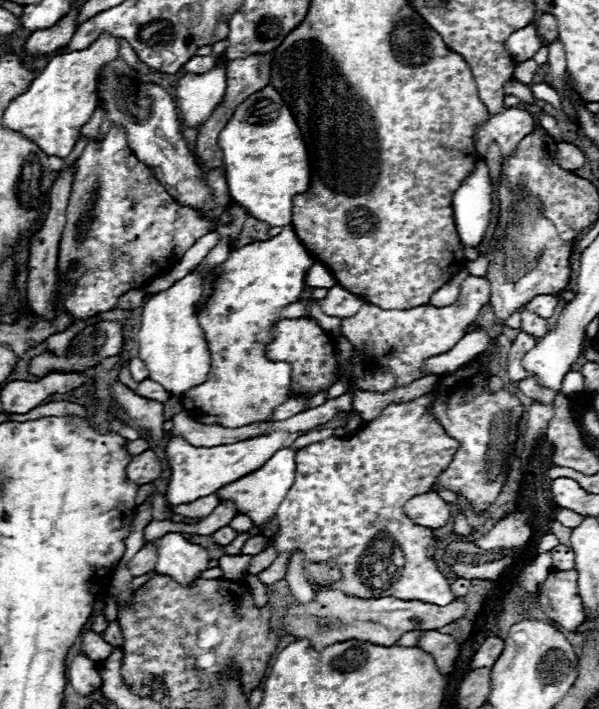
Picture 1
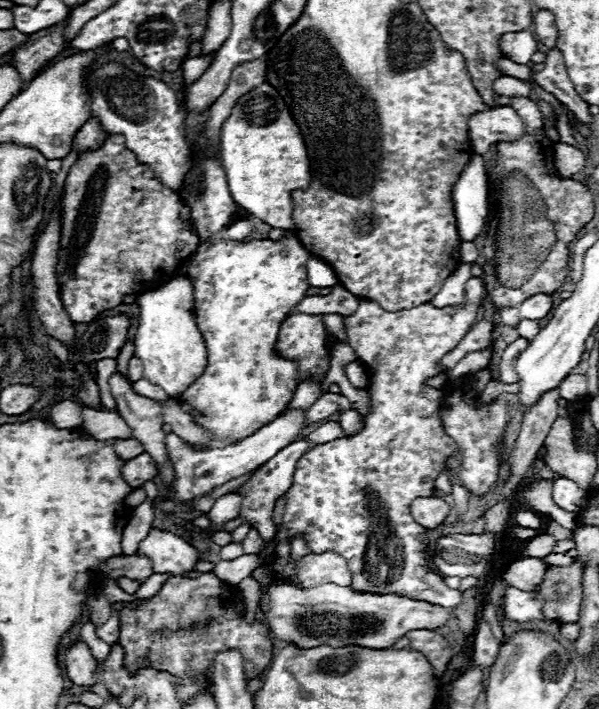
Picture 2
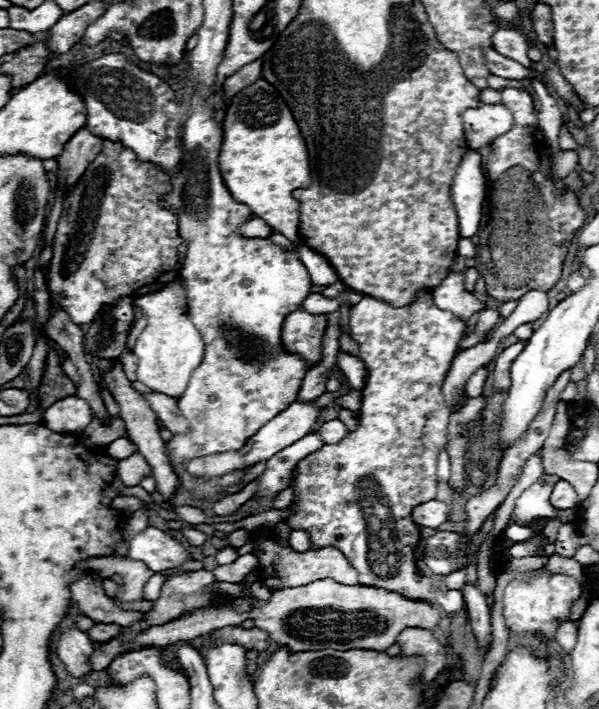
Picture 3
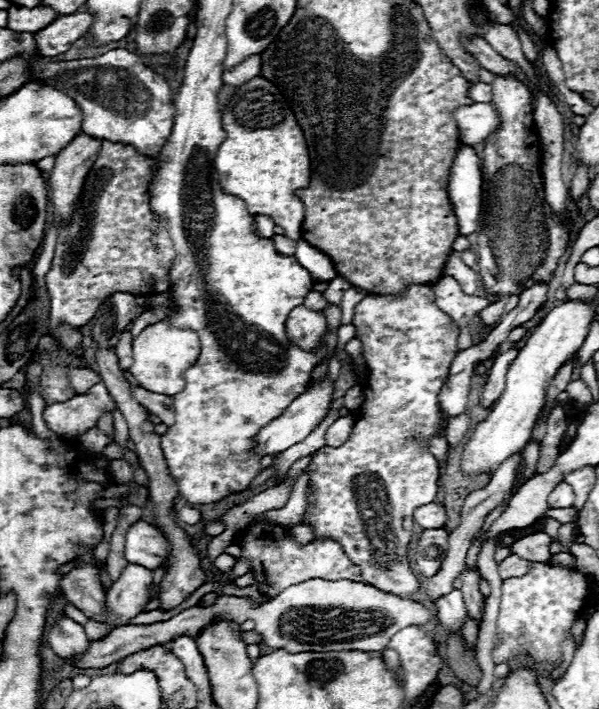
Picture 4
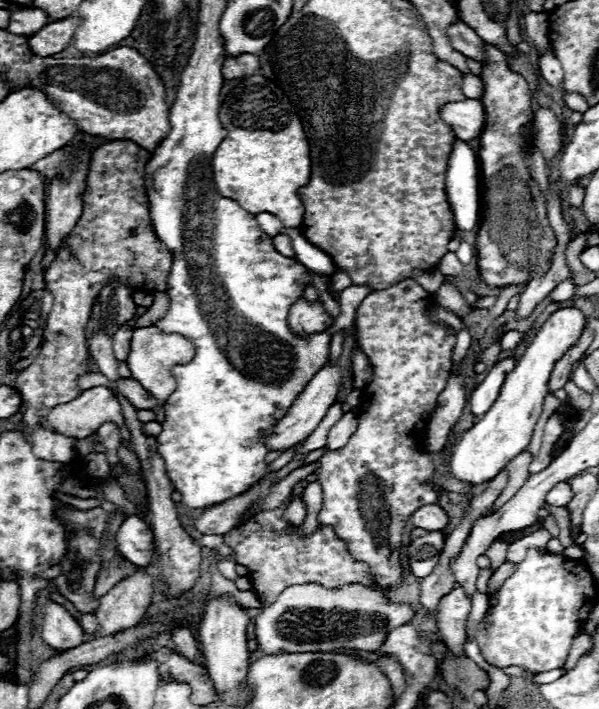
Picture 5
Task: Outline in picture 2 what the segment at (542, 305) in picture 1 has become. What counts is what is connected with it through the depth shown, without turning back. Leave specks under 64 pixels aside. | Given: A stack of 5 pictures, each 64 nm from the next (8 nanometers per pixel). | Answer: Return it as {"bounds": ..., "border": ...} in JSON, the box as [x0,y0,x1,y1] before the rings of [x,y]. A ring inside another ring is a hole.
{"bounds":[518,294,552,320],"border":[[[534,294],[534,296],[526,298],[518,308],[520,308],[520,320],[524,320],[524,318],[542,320],[550,314],[552,300],[548,294]]]}

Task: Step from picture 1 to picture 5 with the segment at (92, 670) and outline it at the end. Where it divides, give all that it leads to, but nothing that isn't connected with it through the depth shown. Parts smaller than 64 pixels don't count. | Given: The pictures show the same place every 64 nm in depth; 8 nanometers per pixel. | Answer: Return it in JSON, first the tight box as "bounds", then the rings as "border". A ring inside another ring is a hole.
{"bounds":[40,600,84,652],"border":[[[52,600],[42,606],[40,636],[58,652],[80,646],[84,642],[84,630],[80,628],[78,620],[74,620],[62,604]]]}

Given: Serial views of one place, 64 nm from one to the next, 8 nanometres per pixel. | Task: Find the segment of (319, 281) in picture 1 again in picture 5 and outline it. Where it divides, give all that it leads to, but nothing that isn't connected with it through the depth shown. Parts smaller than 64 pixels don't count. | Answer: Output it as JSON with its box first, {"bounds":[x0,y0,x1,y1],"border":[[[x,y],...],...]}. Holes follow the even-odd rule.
{"bounds":[286,228,336,274],"border":[[[300,228],[286,230],[286,234],[290,236],[292,248],[296,252],[296,260],[302,266],[306,266],[308,270],[312,270],[316,274],[334,274],[336,272],[332,258],[326,252],[318,250],[312,242],[306,242],[306,236],[300,232]]]}

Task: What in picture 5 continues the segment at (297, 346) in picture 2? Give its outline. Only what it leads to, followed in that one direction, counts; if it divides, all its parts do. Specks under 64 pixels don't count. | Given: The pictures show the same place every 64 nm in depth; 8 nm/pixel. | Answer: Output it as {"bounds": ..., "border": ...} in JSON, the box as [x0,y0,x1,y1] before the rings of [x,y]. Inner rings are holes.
{"bounds":[288,298,332,334],"border":[[[298,298],[292,308],[290,308],[290,316],[288,316],[288,326],[294,334],[316,334],[316,332],[324,332],[326,328],[332,326],[332,316],[324,310],[322,302],[308,302],[306,298]]]}

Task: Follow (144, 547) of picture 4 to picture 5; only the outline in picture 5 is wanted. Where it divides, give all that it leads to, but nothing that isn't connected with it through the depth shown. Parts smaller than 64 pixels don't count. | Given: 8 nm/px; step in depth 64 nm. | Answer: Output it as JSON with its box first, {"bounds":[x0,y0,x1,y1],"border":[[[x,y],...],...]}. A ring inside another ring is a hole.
{"bounds":[116,516,154,566],"border":[[[128,516],[116,532],[116,542],[118,552],[136,566],[146,566],[150,562],[152,554],[148,554],[148,550],[152,550],[154,536],[142,518]]]}

